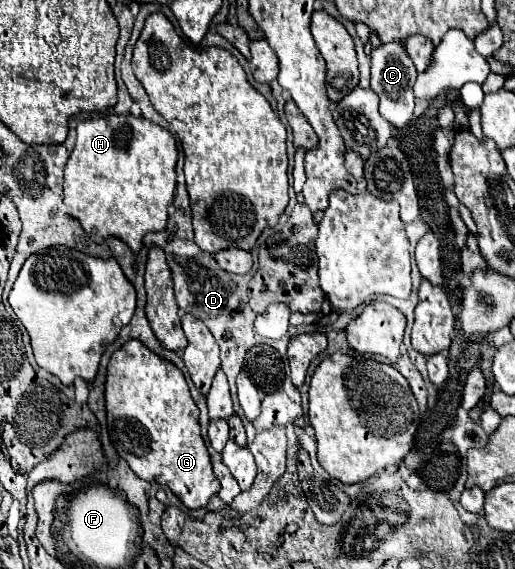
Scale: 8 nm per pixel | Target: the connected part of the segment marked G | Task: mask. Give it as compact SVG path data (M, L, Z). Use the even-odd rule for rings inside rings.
M127 341L109 359L105 405L111 443L129 467L145 481L167 485L185 507L205 507L221 483L213 473L199 429L199 409L183 373L141 341Z

